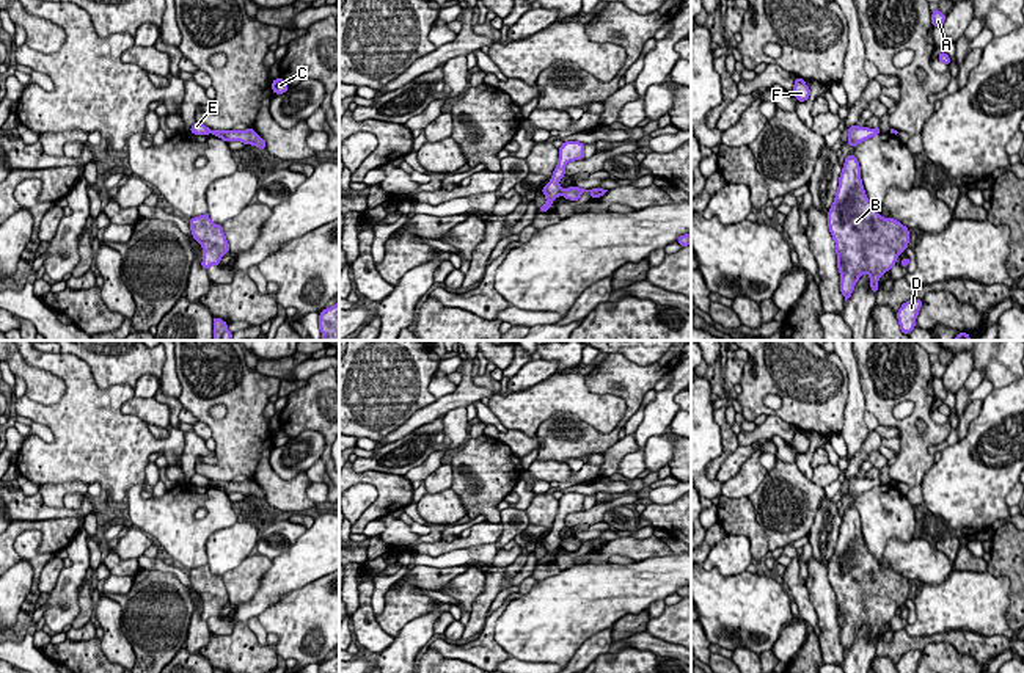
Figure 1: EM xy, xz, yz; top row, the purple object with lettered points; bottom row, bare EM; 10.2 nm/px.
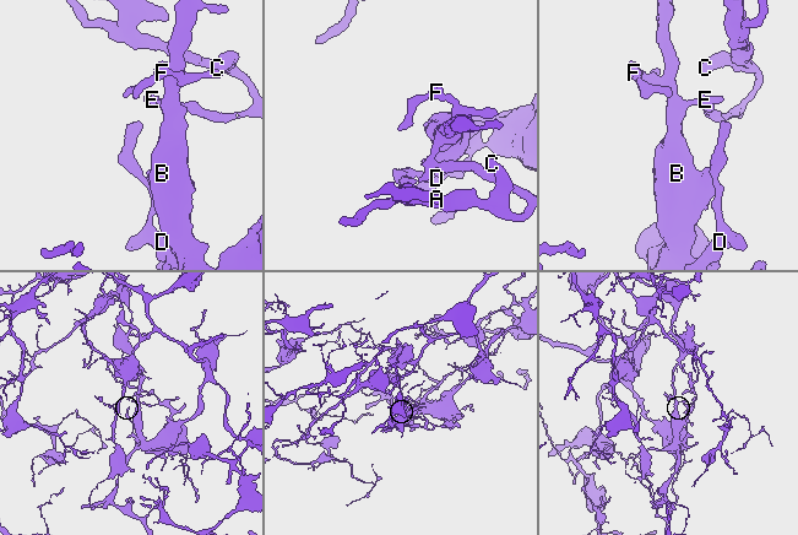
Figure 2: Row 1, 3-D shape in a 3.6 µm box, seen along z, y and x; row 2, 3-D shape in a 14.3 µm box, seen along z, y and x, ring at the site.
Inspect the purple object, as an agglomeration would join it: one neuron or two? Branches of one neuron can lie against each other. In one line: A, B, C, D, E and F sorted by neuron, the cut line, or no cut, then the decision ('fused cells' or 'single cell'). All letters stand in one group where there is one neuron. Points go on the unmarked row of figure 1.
A C D / B E F | xz (563, 540), (559, 545) | fused cells

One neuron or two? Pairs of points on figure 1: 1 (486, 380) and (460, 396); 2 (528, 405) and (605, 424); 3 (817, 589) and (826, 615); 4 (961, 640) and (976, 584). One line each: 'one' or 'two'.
1: two
2: one
3: one
4: two

